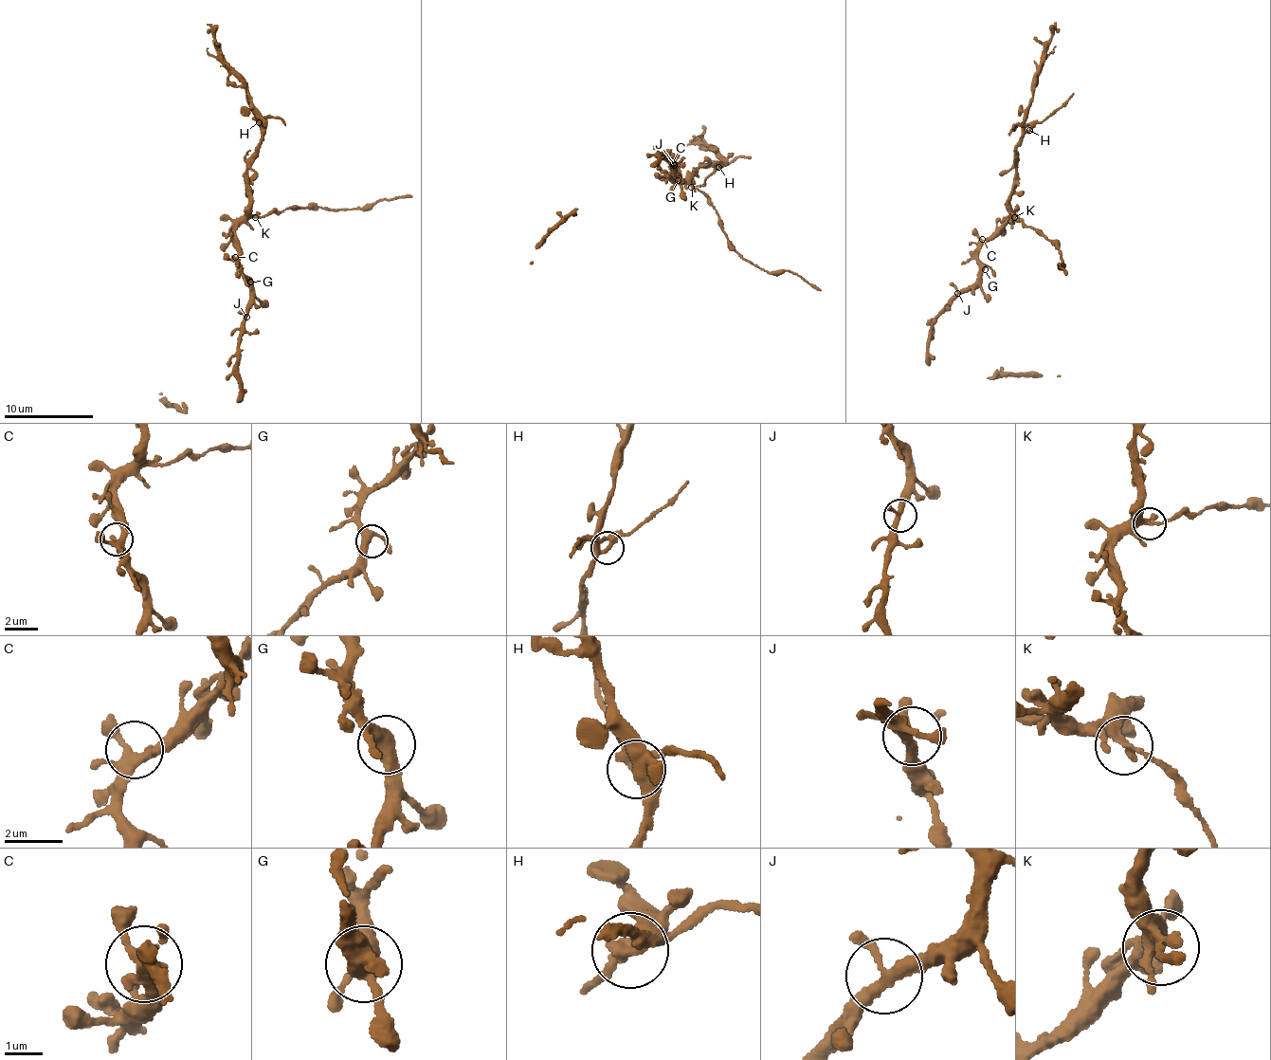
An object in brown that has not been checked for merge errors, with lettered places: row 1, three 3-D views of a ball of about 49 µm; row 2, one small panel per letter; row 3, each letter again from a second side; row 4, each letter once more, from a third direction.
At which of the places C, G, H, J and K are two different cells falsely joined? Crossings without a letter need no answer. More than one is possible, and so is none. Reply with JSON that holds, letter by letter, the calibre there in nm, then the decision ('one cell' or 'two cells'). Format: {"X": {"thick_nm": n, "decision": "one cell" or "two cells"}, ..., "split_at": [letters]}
{"C": {"thick_nm": 340, "decision": "one cell"}, "G": {"thick_nm": 380, "decision": "one cell"}, "H": {"thick_nm": 320, "decision": "two cells"}, "J": {"thick_nm": 280, "decision": "one cell"}, "K": {"thick_nm": 240, "decision": "two cells"}, "split_at": ["H", "K"]}

